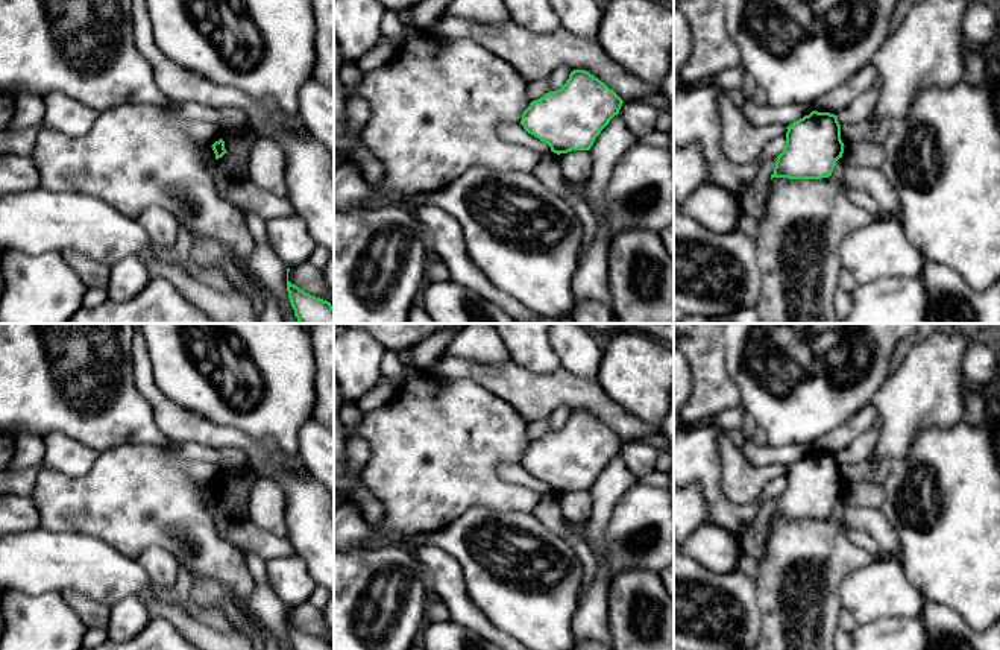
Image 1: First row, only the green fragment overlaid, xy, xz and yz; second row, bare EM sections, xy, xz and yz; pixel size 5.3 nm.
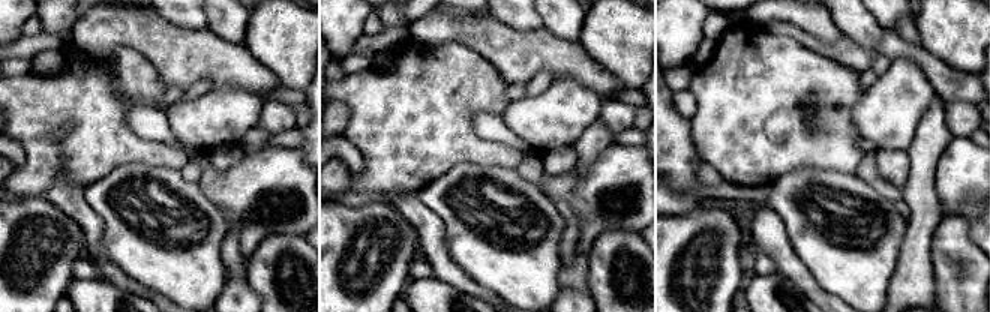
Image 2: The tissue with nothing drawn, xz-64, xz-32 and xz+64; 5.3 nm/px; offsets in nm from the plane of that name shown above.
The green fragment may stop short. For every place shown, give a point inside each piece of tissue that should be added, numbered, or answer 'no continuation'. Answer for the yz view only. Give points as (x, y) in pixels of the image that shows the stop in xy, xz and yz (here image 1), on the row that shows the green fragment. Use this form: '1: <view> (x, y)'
no continuation

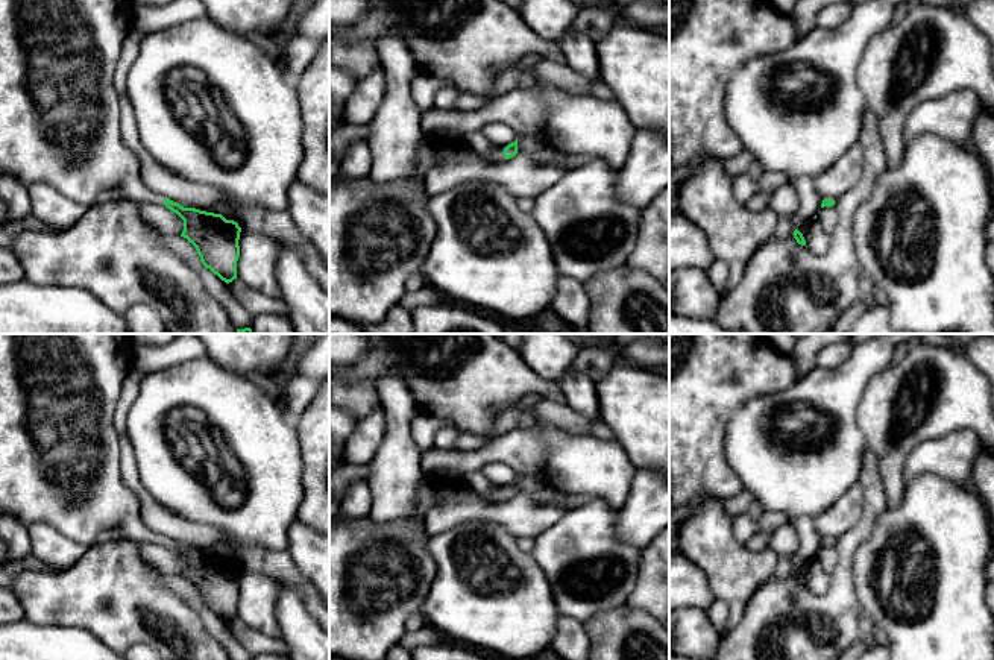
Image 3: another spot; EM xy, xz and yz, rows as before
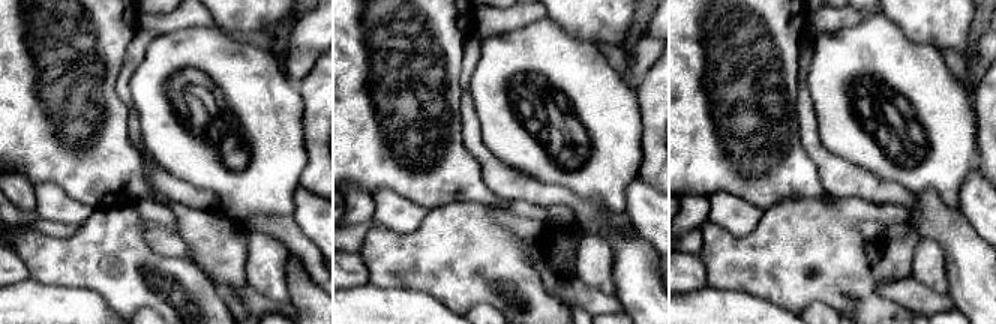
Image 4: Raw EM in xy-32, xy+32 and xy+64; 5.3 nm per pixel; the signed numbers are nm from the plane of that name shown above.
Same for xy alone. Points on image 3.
1: xy (59, 116)

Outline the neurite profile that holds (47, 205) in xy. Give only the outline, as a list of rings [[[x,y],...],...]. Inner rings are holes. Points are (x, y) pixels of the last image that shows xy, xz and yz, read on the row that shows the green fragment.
[[[36,182],[27,187],[27,193],[30,196],[30,214],[58,231],[73,228],[87,211],[87,206],[62,196],[49,184]]]

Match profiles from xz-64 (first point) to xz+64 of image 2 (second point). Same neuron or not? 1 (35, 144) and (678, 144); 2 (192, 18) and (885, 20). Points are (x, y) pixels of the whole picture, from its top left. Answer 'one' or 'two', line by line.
1: two
2: two

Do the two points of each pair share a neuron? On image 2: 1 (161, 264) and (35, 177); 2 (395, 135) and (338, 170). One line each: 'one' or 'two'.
1: two
2: two

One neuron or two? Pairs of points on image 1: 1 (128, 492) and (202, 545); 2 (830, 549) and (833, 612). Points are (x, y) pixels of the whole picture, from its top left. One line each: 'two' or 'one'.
1: one
2: one

